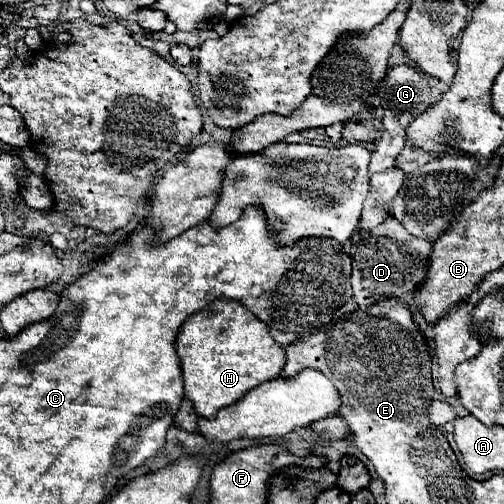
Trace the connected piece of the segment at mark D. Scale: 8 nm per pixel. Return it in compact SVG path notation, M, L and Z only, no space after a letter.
M393 216L373 230L357 230L351 242L345 244L345 252L353 260L351 286L359 308L369 308L393 296L399 300L413 300L415 292L427 278L433 244L435 240L431 238L417 238L409 234Z

